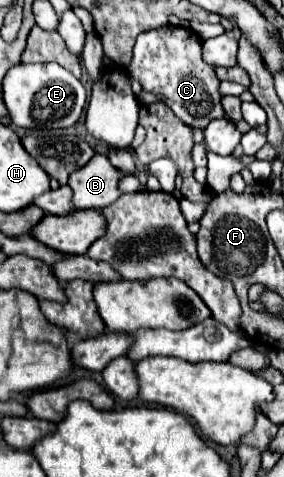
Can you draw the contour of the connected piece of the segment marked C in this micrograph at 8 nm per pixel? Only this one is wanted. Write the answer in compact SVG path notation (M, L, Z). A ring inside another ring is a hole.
M171 24L143 32L133 48L133 58L127 72L129 76L137 78L145 90L163 94L163 102L187 126L203 130L211 120L225 116L221 108L221 96L217 88L219 80L215 76L215 68L203 62L201 38L195 32Z

